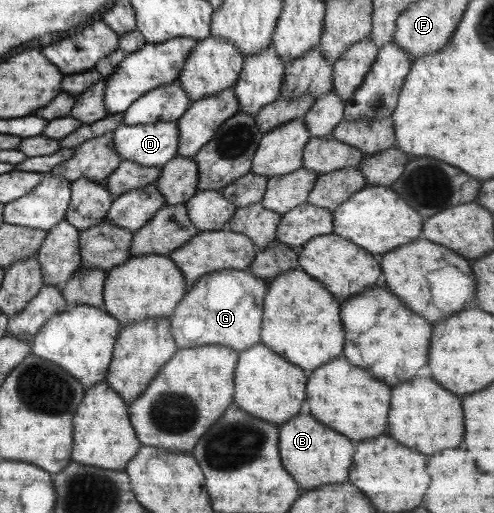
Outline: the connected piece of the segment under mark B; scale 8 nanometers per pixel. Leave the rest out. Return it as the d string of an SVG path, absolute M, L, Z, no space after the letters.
M297 414L279 426L279 457L285 471L301 489L325 483L343 483L351 465L353 447L347 437L323 427L311 414Z

